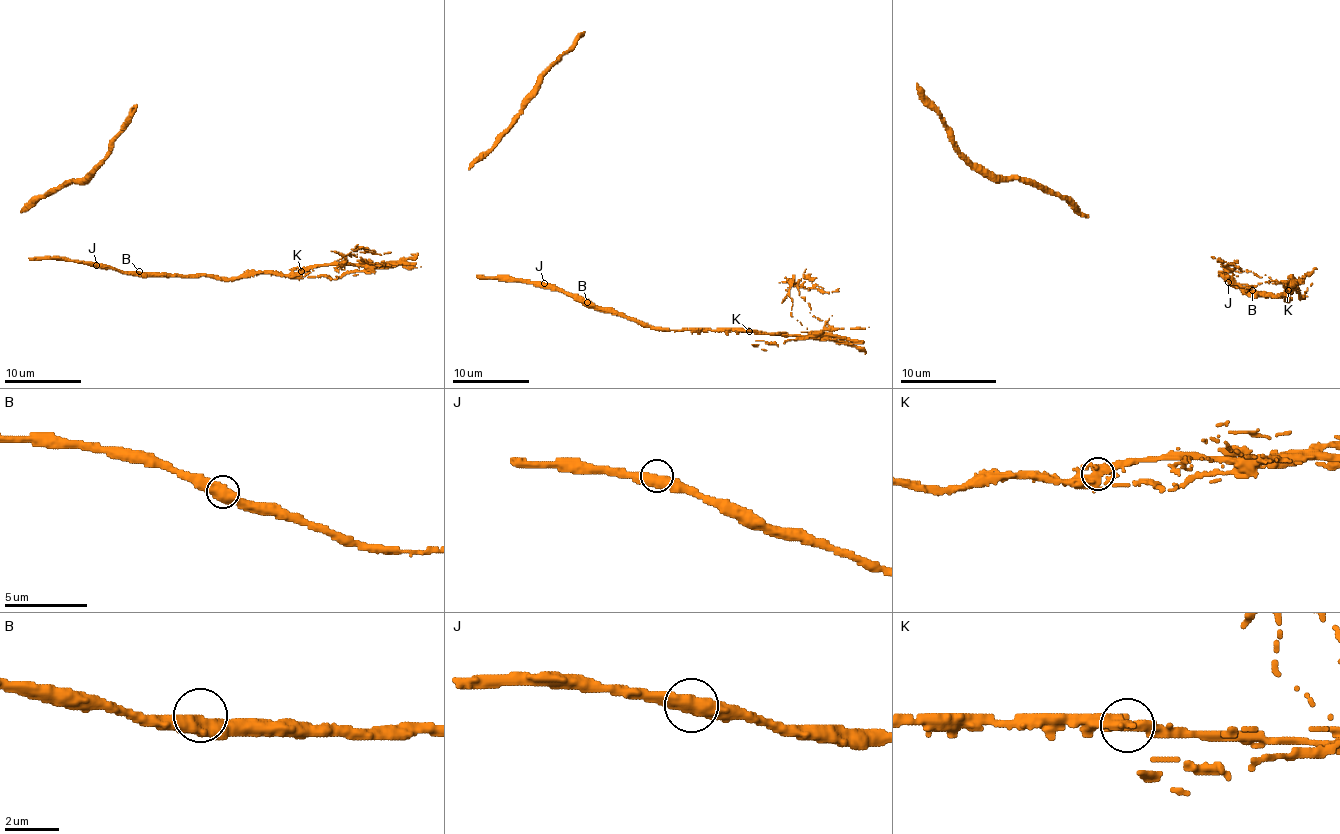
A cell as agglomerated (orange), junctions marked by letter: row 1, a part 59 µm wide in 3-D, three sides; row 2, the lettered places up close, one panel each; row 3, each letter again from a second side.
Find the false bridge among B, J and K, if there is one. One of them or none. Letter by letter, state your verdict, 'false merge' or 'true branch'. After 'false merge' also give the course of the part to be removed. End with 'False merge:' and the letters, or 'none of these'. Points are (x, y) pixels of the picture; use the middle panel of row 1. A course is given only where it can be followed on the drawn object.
B: true branch
J: true branch
K: false merge; course (749, 331), (815, 335), (825, 321), (809, 312), (811, 308), (797, 289), (815, 287), (832, 293), (838, 289)
False merge: K

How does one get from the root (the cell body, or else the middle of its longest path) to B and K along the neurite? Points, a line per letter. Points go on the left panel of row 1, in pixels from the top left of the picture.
B: (96, 265), (139, 271)
K: (96, 265), (110, 265), (137, 275), (205, 275), (222, 278), (241, 278), (257, 273), (297, 275), (301, 271)

